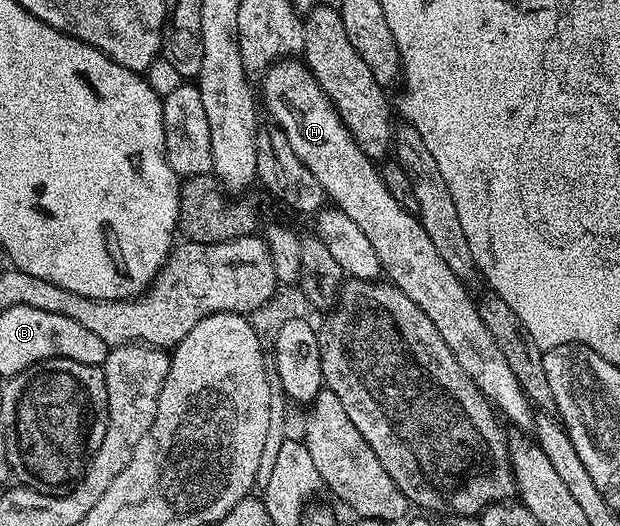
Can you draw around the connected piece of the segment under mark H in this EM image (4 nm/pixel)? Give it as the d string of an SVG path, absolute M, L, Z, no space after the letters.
M284 58L272 64L266 72L262 73L261 80L263 80L261 100L262 103L263 100L267 103L267 112L272 116L270 119L282 128L284 134L288 136L289 145L292 146L293 153L295 153L297 158L309 168L310 173L313 174L313 177L315 177L317 182L320 183L320 186L323 187L326 199L330 201L334 207L341 209L345 214L349 214L349 218L353 218L353 222L357 222L357 226L361 226L361 234L365 234L365 238L369 238L369 243L372 244L374 252L377 253L382 275L386 277L390 283L396 284L406 296L413 298L413 302L417 302L417 306L421 306L421 310L425 310L425 315L429 318L429 322L433 322L433 326L437 326L437 334L441 334L441 338L445 338L445 346L449 346L449 350L453 350L453 358L457 358L457 366L461 366L461 370L465 370L467 377L477 386L477 390L481 390L481 394L491 404L492 408L495 409L496 413L498 413L508 425L510 425L509 423L516 424L516 426L519 427L516 429L530 429L532 425L534 425L536 417L531 399L527 397L525 390L521 386L521 382L517 380L517 376L513 374L513 370L509 368L509 364L505 360L504 355L501 354L500 347L494 342L493 335L489 332L488 327L485 326L485 322L481 320L481 314L479 313L479 306L476 299L472 299L470 294L467 293L466 288L468 287L464 284L464 281L459 280L457 276L453 274L453 270L449 270L449 266L445 266L445 262L441 259L441 254L437 254L437 249L433 247L433 242L429 239L429 234L425 234L425 230L421 226L418 215L412 214L407 208L403 208L401 202L397 202L397 198L393 198L393 194L389 194L389 190L383 181L382 171L376 166L372 157L366 156L361 150L361 146L357 146L357 142L351 136L351 131L347 129L345 122L340 118L339 111L331 105L331 99L323 93L318 82L313 78L313 74L307 69L306 63L300 62L295 58Z

